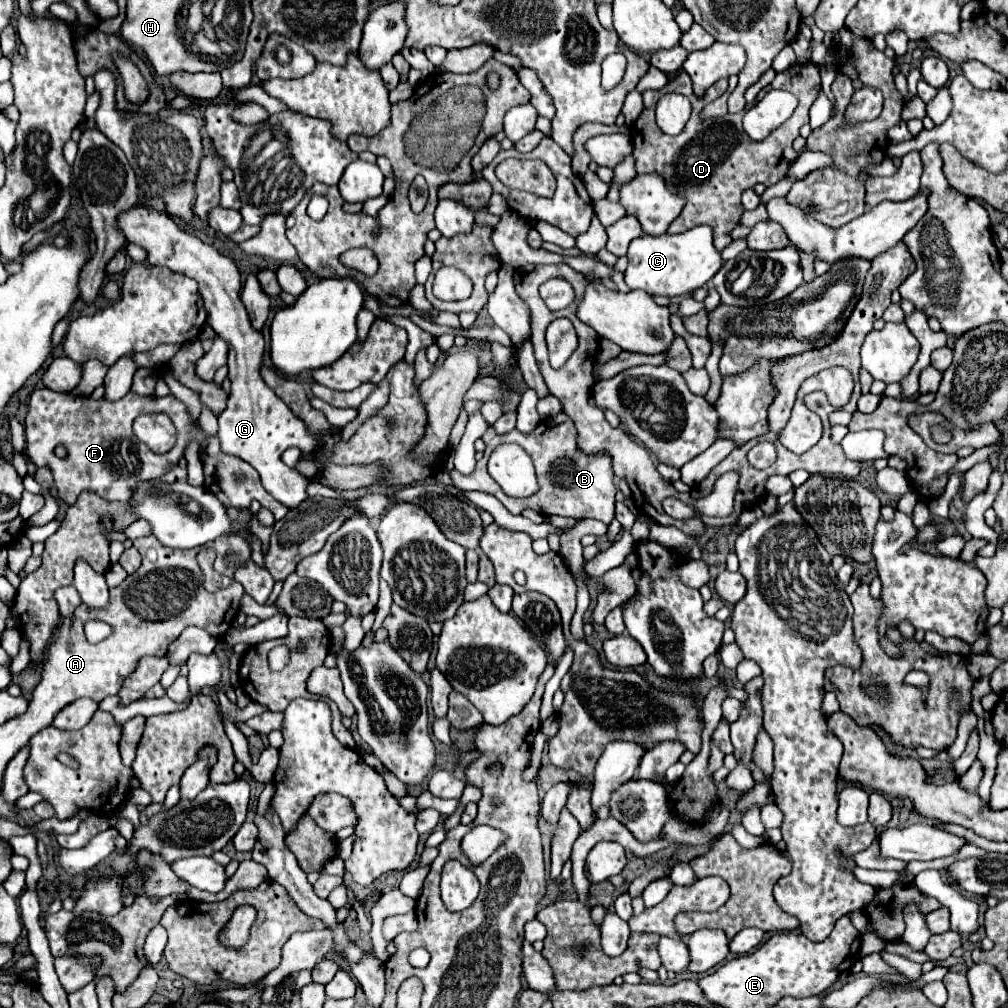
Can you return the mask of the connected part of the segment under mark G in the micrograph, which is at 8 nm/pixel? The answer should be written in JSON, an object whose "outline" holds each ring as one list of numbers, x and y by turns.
{"outline":[[132,208,120,216,120,230,124,232,128,242,142,246,148,252,148,262,152,266,168,266,172,272,182,272,188,278,194,278,200,286,200,294,204,298,204,306,208,312,208,324,214,328,218,336,222,336,228,346,228,368,232,390,228,398,226,410,220,414,218,424,218,440,220,448,226,454,238,456,254,466,262,478,264,488,286,508,298,508,308,496,306,486,308,480,294,468,288,468,282,462,282,452,290,446,300,450,314,450,316,436,312,436,300,418,296,418,290,408,268,388,260,376,260,364,264,354,264,338,256,332,248,320,248,312,240,300,242,278,232,258,222,256,212,244,198,240,196,236,182,232,170,214,154,210,154,208]]}

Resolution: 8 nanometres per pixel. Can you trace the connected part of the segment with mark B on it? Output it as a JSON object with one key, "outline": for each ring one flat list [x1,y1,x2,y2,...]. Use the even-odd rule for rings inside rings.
{"outline":[[560,412,552,418,542,420,534,432,524,434,518,430,510,430,506,434,498,434,492,426,488,426,488,430,482,436,486,450,484,450,484,458,476,464,476,470,468,476,460,474,460,472,450,472,452,476,452,484,458,490,470,492,470,490,478,490,478,492,486,492,496,496,512,514,522,514,526,508,532,508,536,512,540,512,542,516,568,516,568,518,594,518,594,520,602,520,604,524,610,524,614,520,616,514,616,484,614,484,614,476,612,476,612,466,608,456,600,454,600,456,584,456,578,448,576,448,576,430,572,420],[504,442,518,442,522,444,522,448,526,448,526,452,532,456,532,462,536,466,538,472,538,480,540,480,540,492,536,492,536,496,530,498,510,498,504,494,504,490,496,484,496,480,488,474,486,470,486,462,492,454,492,450,498,444]]}

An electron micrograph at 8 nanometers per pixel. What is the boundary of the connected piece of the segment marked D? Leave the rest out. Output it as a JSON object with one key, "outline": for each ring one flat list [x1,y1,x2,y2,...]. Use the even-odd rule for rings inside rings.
{"outline":[[812,62,792,64,792,68,776,74,772,88,784,88,792,94,798,94,800,104,790,120,786,120,782,126,772,130,770,136,766,136,760,142,752,140,744,132,742,112,728,114,728,116,716,120,716,124,706,124,704,120,700,120,700,110,726,92,726,88,728,88,726,78,718,80,704,94,704,98,698,98,692,92,692,84,688,80,686,72,680,72,676,78,672,78,662,90,646,90,644,92,644,110,642,110,640,118,632,124,632,134,630,134,630,138,634,142,636,172,638,174,662,172,668,188,672,188,674,192,680,192,680,196,684,196,688,200,688,204,684,206,684,212,678,216,676,222,670,224,668,232,678,234,692,226,708,224,714,230,716,248,720,248,720,250,726,248,732,242,730,232,740,224,740,216,744,212,742,200,740,200,742,192,746,188,756,186,758,182,776,184,778,180,782,180,788,174,790,164,796,160,792,142,798,138,798,130,804,124,808,124,808,112,816,100,816,94,820,92,820,84,822,84,820,68],[668,92,684,94,692,102,692,116,686,122,686,128,682,130,682,134,678,134,678,136,664,134,658,128,656,118,654,118,654,110,656,110,656,102,658,102,660,94,668,94]]}

